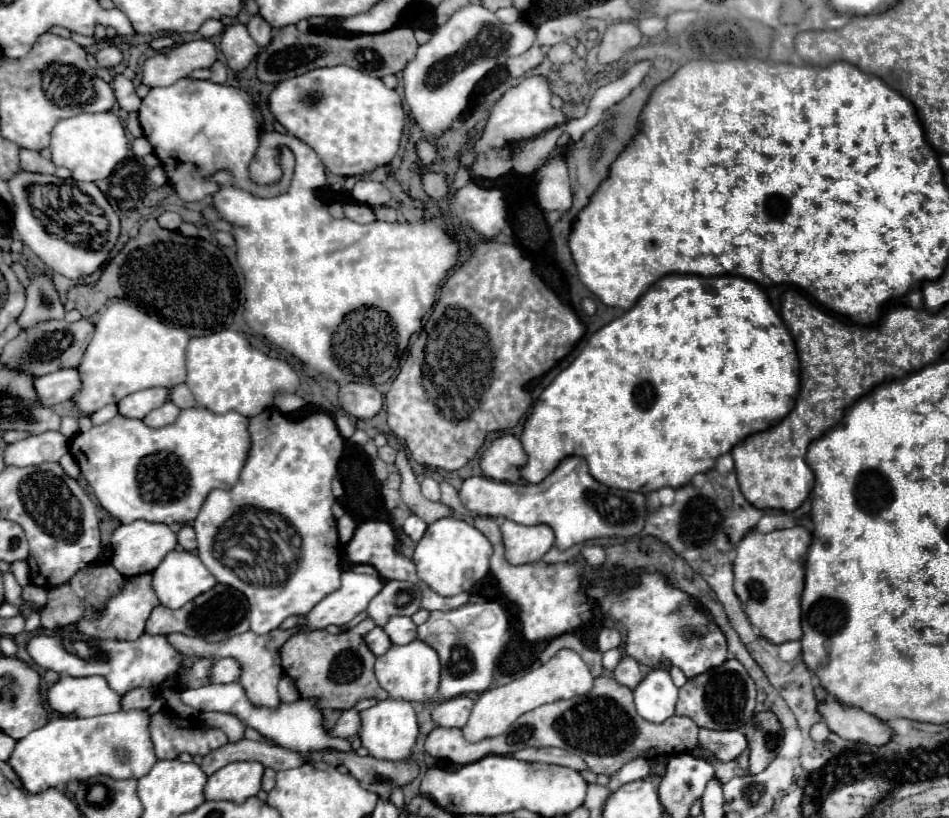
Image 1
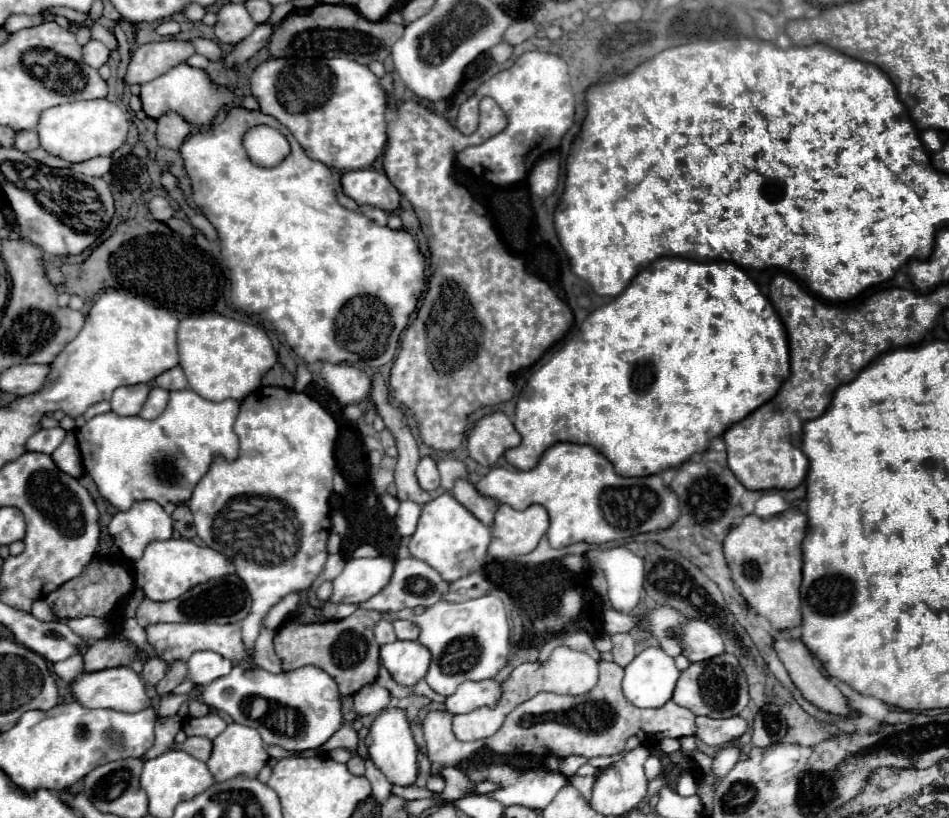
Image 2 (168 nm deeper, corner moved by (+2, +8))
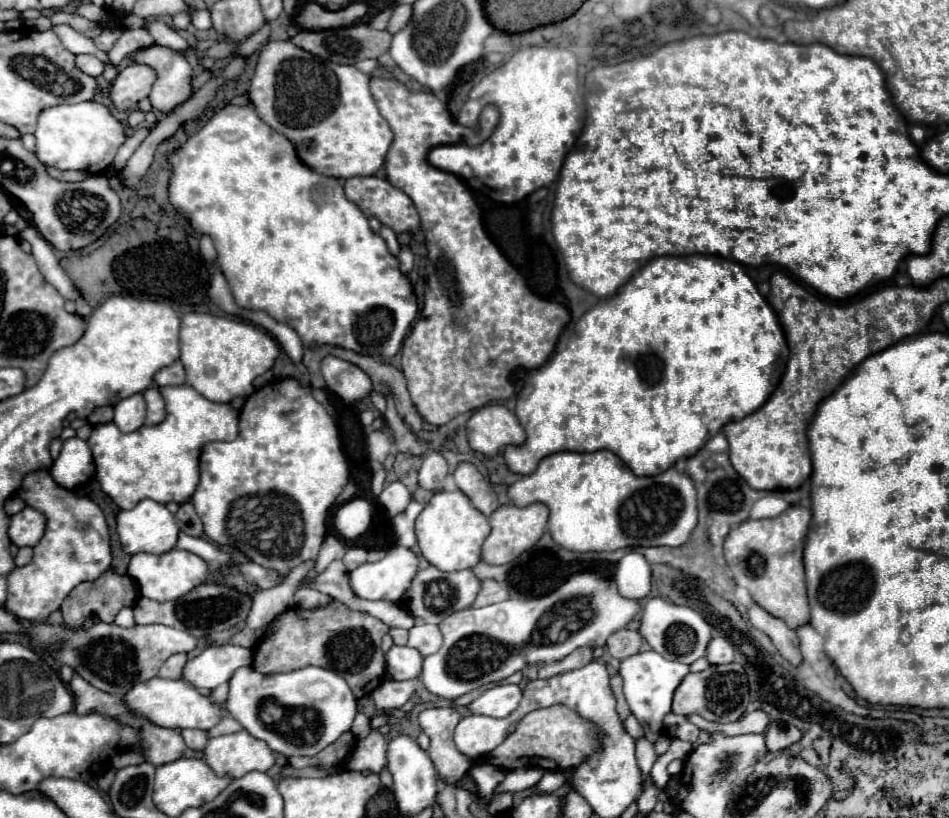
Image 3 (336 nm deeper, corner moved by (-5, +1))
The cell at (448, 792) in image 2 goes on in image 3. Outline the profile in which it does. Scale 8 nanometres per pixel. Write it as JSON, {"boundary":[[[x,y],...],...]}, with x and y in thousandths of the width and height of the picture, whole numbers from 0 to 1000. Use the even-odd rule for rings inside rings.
{"boundary":[[[584,941],[584,944],[575,944],[575,946],[573,946],[573,951],[565,958],[565,963],[567,963],[569,968],[580,971],[580,968],[586,968],[594,956],[596,956],[594,946],[592,946],[592,944],[588,944],[588,941]]]}

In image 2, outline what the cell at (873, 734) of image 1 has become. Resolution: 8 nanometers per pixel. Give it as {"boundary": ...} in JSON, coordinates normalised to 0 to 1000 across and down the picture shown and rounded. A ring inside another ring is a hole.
{"boundary":[[[819,781],[817,784],[817,796],[821,801],[821,806],[825,808],[827,818],[831,820],[834,833],[840,837],[840,842],[846,847],[846,852],[857,859],[861,867],[869,869],[869,872],[878,872],[884,877],[899,877],[905,874],[903,864],[899,864],[899,859],[876,835],[874,828],[869,828],[861,815],[857,815],[857,803],[855,796],[844,786],[844,784],[827,784],[827,781]]]}

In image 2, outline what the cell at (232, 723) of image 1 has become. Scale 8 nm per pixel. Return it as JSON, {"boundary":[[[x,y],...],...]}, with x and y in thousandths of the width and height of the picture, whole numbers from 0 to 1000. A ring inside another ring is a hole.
{"boundary":[[[243,884],[229,903],[224,903],[224,921],[218,938],[227,955],[235,957],[248,947],[269,952],[281,930],[283,923],[275,899],[267,889]]]}

